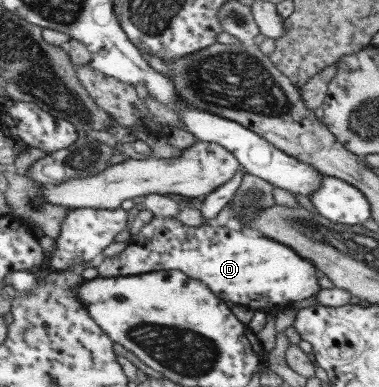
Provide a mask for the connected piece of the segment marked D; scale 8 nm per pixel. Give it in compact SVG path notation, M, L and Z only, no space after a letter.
M154 216L141 229L137 237L129 242L118 255L100 258L96 264L99 277L117 277L145 274L153 271L181 272L189 278L200 280L215 293L222 301L231 300L235 304L249 304L249 302L267 302L271 306L290 304L305 300L317 294L323 284L315 277L316 268L306 258L301 258L289 246L277 242L269 237L246 236L241 231L231 228L207 224L193 228L173 217Z

